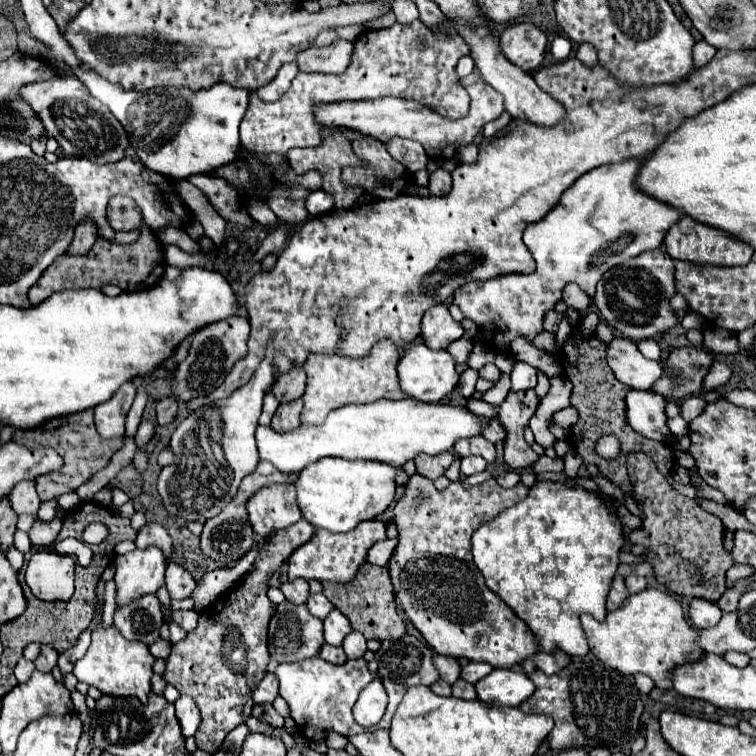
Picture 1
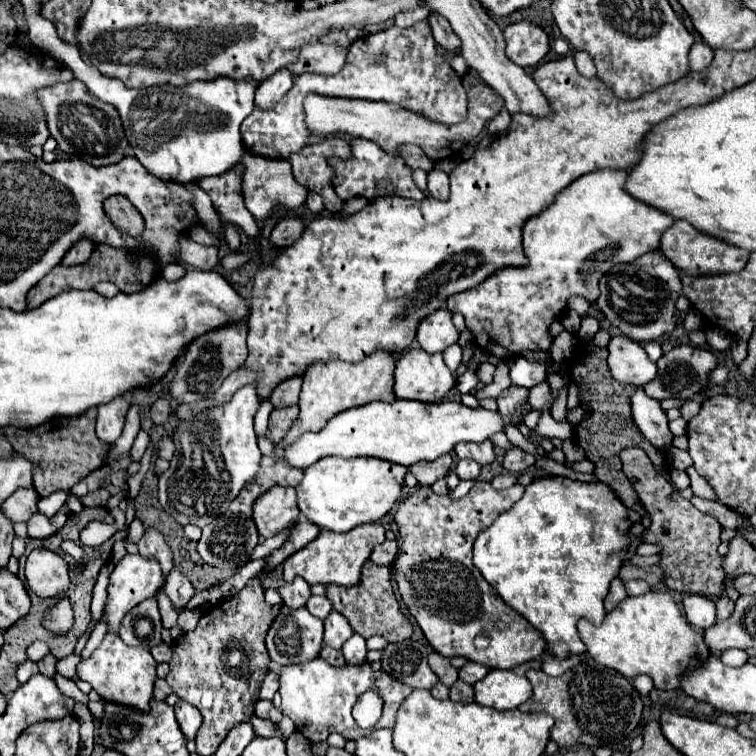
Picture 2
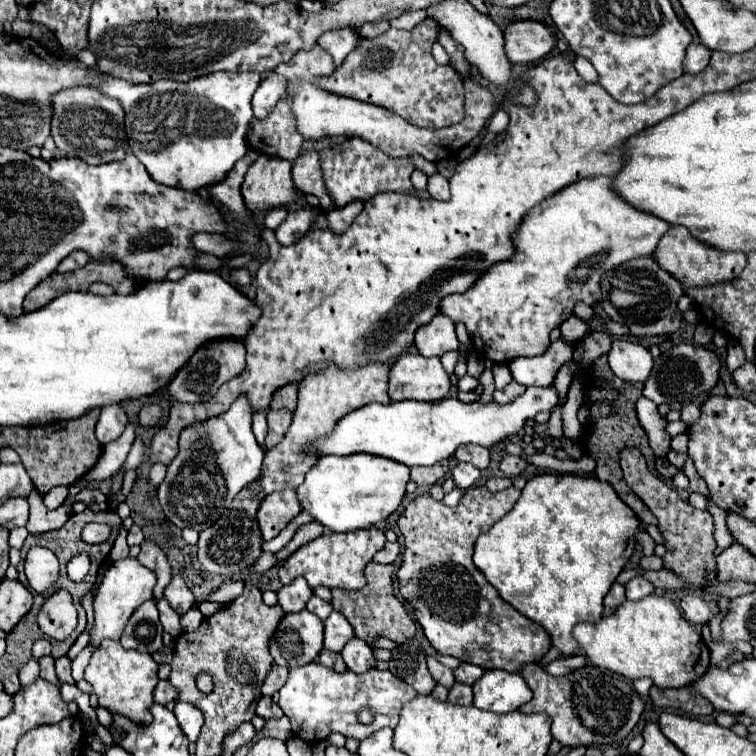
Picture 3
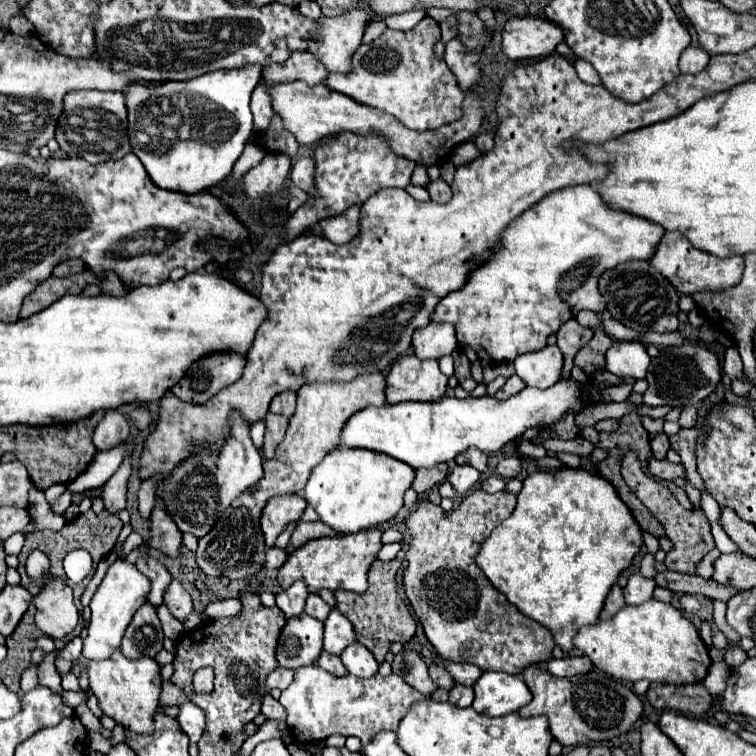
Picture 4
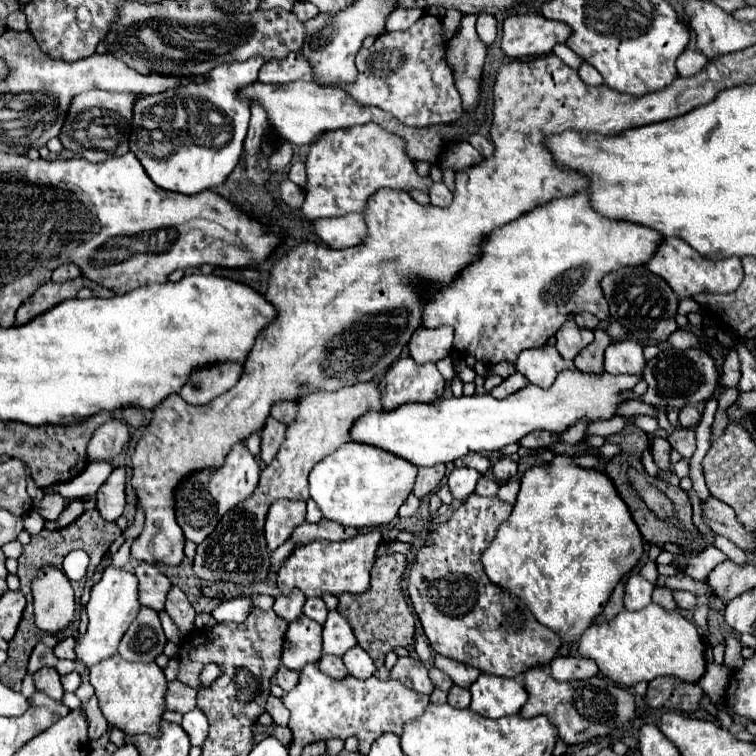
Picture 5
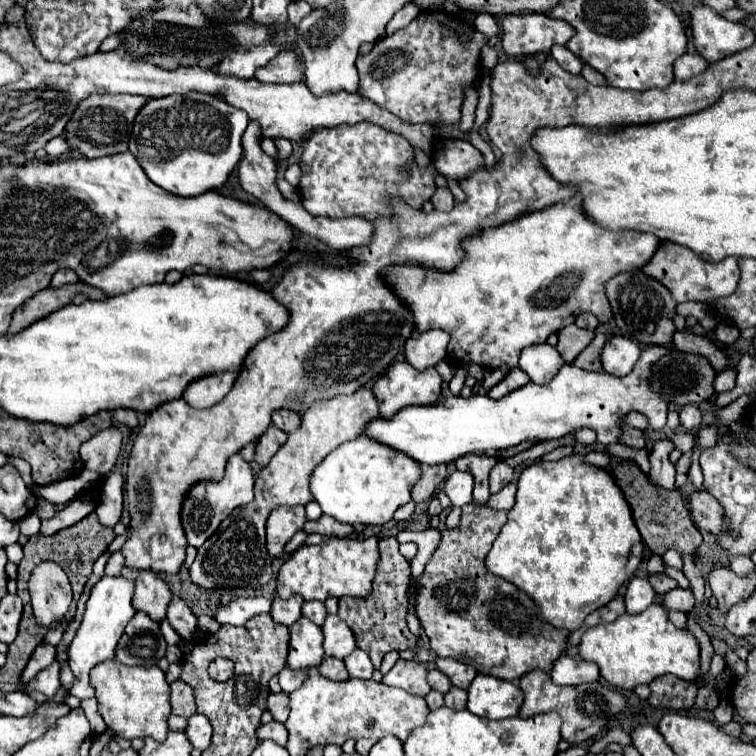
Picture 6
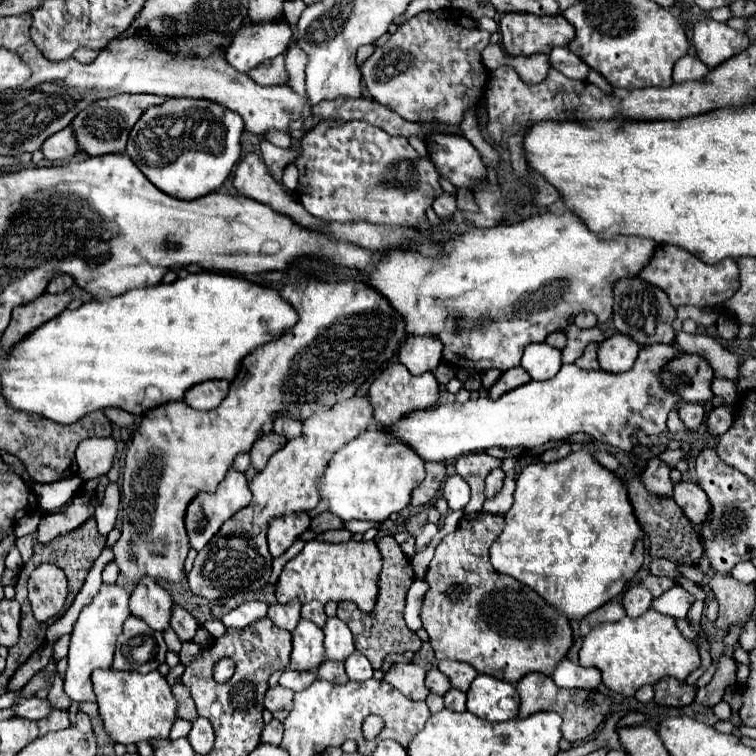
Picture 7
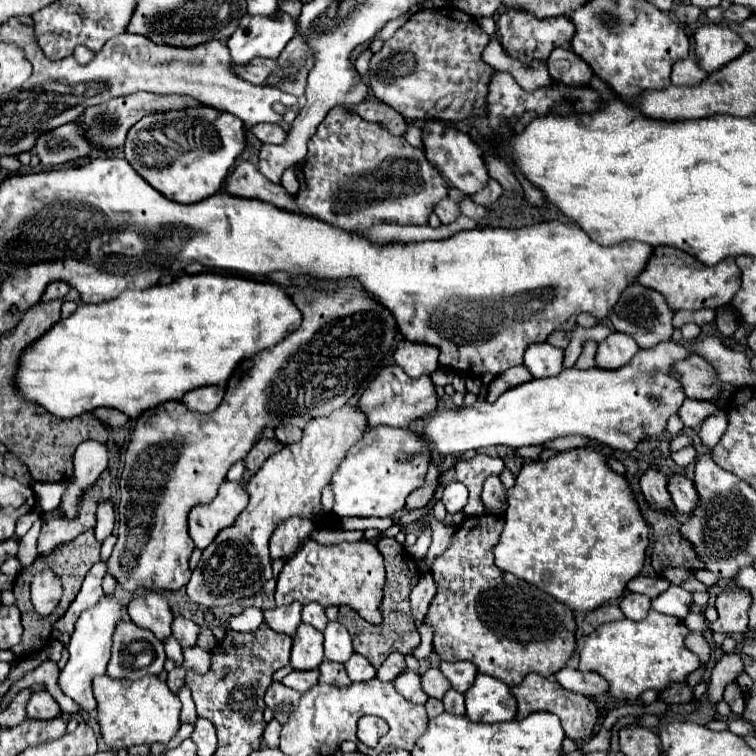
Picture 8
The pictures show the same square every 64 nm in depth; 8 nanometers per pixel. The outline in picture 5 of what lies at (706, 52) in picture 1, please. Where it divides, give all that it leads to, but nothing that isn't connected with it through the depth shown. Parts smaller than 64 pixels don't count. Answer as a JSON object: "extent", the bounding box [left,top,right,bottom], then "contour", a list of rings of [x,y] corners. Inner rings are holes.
{"extent":[676,48,708,76],"contour":[[[688,48],[676,60],[676,68],[680,76],[698,74],[700,70],[706,68],[706,64],[708,64],[708,58],[700,50],[688,50]]]}

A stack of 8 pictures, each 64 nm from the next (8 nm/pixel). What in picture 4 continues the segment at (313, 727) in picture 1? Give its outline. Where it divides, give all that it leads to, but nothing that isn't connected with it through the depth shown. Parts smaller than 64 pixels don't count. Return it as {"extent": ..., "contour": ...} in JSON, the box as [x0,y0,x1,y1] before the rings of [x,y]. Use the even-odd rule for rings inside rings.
{"extent":[280,664,424,744],"contour":[[[310,664],[294,670],[294,680],[286,690],[282,690],[280,704],[286,708],[288,728],[298,744],[322,742],[332,734],[356,736],[366,744],[380,730],[396,730],[406,710],[422,698],[424,696],[418,694],[418,690],[396,674],[374,674],[370,678],[358,678],[352,674],[334,676],[318,664]]]}

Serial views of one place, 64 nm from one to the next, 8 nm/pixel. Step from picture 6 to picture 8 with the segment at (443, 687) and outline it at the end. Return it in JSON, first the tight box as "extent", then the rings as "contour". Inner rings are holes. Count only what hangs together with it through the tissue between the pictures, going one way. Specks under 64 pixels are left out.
{"extent":[422,668,450,698],"contour":[[[428,668],[422,674],[422,688],[432,698],[442,698],[450,690],[450,682],[438,668]]]}

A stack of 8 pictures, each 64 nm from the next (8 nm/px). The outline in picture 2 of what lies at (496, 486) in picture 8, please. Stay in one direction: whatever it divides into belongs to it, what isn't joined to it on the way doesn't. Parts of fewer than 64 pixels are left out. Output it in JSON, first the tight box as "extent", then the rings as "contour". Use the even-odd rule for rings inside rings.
{"extent":[504,446,536,472],"contour":[[[512,446],[512,448],[508,448],[508,452],[504,456],[504,468],[508,472],[524,472],[528,466],[534,464],[534,460],[536,460],[534,454],[528,454],[522,448]]]}

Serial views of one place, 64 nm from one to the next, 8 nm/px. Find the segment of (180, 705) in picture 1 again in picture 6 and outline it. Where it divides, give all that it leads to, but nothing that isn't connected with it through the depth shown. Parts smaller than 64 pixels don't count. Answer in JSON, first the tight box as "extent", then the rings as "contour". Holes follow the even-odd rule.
{"extent":[186,714,212,750],"contour":[[[202,714],[190,716],[188,726],[186,726],[186,736],[194,748],[204,750],[210,744],[210,736],[212,736],[212,726],[210,726],[208,718],[204,718]]]}

